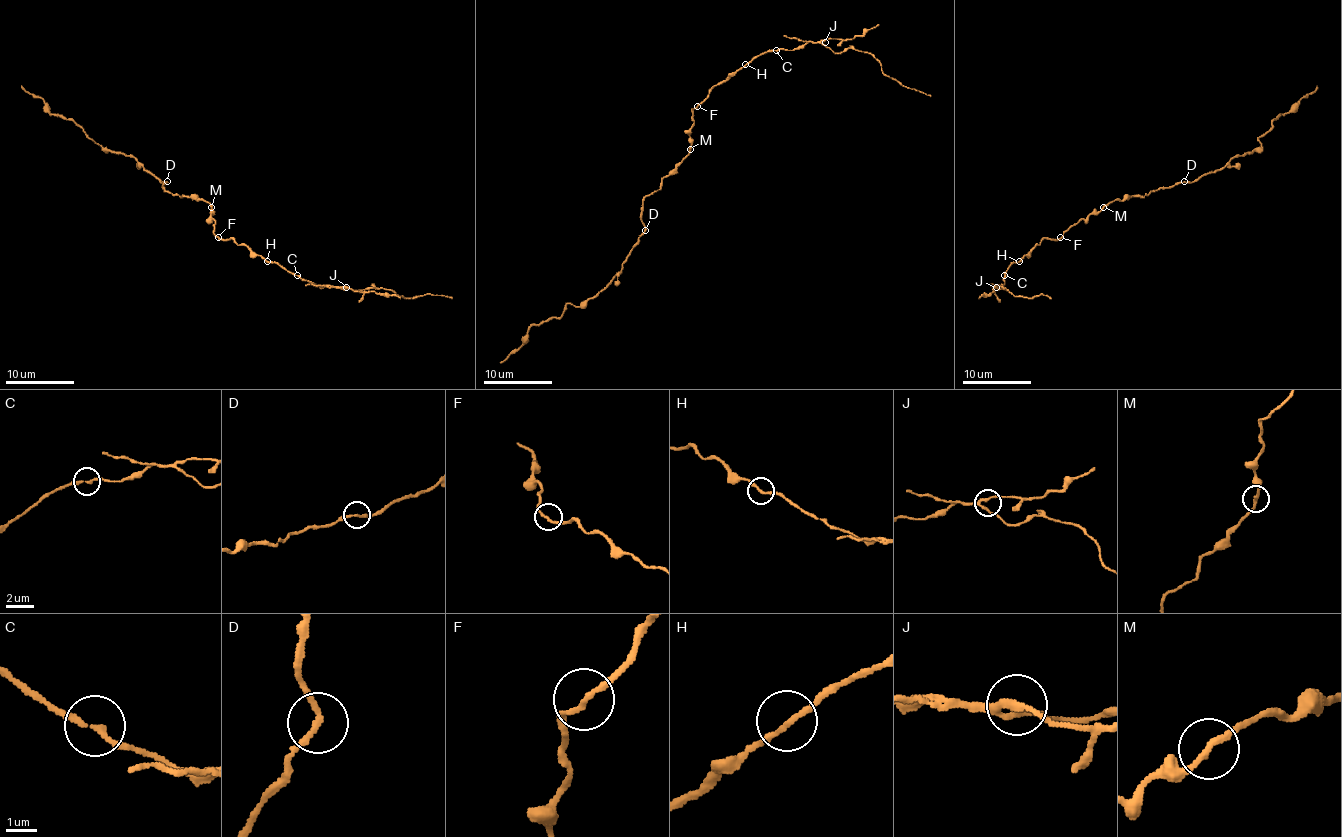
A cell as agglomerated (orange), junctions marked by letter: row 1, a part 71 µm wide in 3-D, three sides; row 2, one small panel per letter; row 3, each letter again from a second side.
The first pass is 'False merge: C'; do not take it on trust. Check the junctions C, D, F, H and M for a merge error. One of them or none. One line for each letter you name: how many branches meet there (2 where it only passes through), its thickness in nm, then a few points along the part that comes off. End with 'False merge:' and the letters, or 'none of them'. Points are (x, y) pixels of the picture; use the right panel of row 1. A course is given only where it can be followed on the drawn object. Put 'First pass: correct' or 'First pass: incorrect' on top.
First pass: correct
C: branches 2; calibre 180 nm; course (1005, 275), (1005, 283), (996, 287), (1007, 288), (1015, 295), (1032, 297), (1041, 294), (1051, 299)
False merge: C

